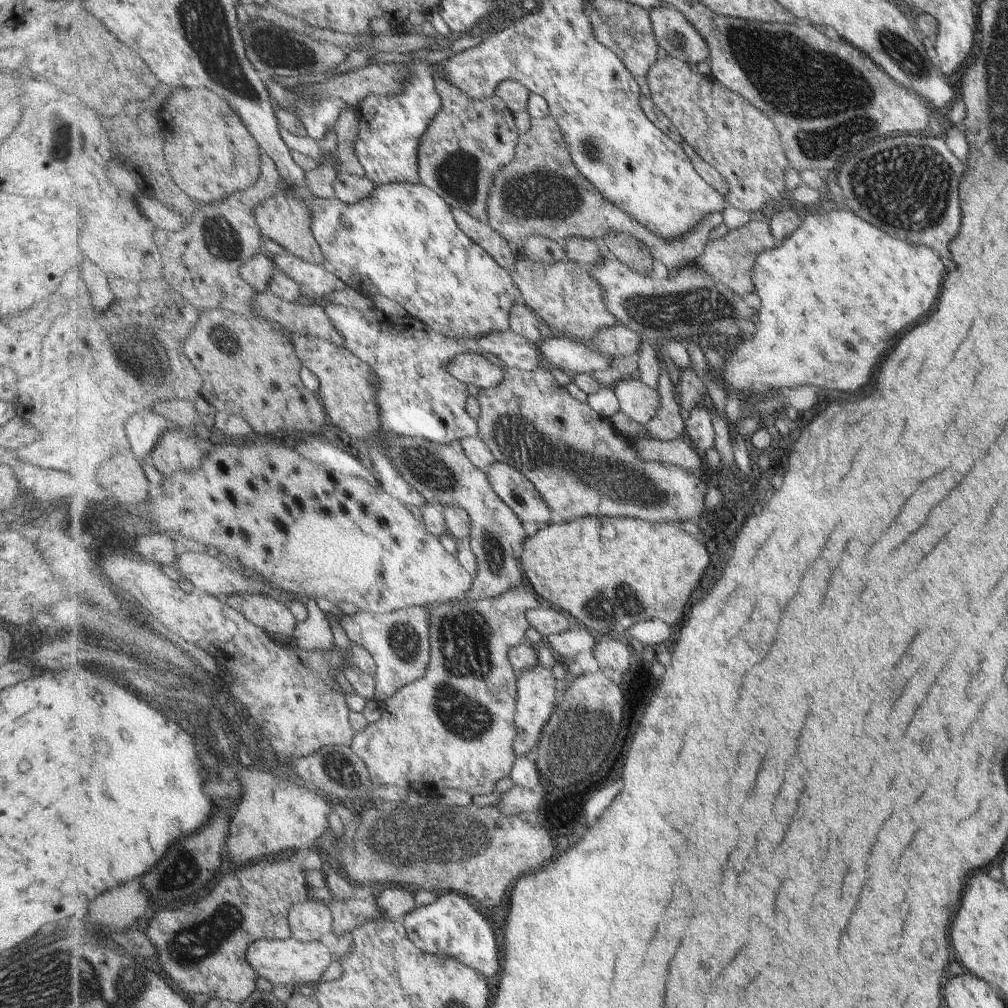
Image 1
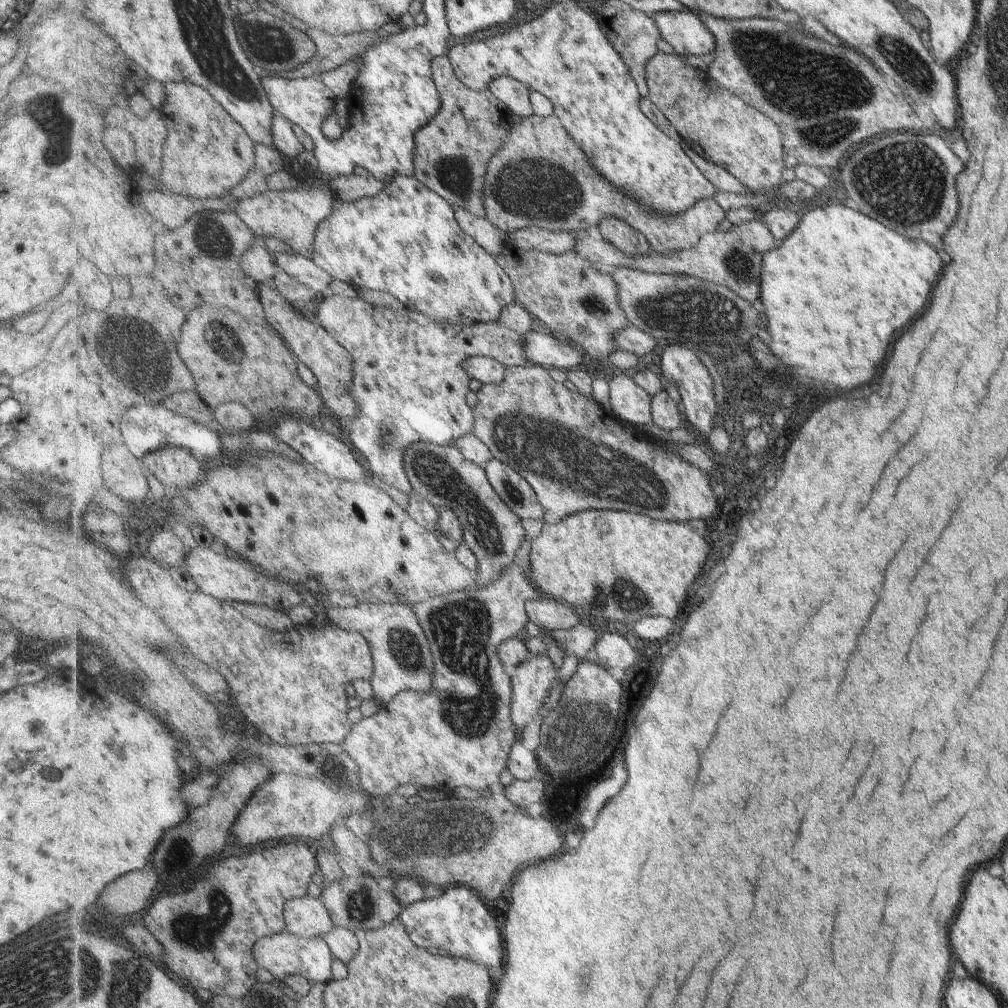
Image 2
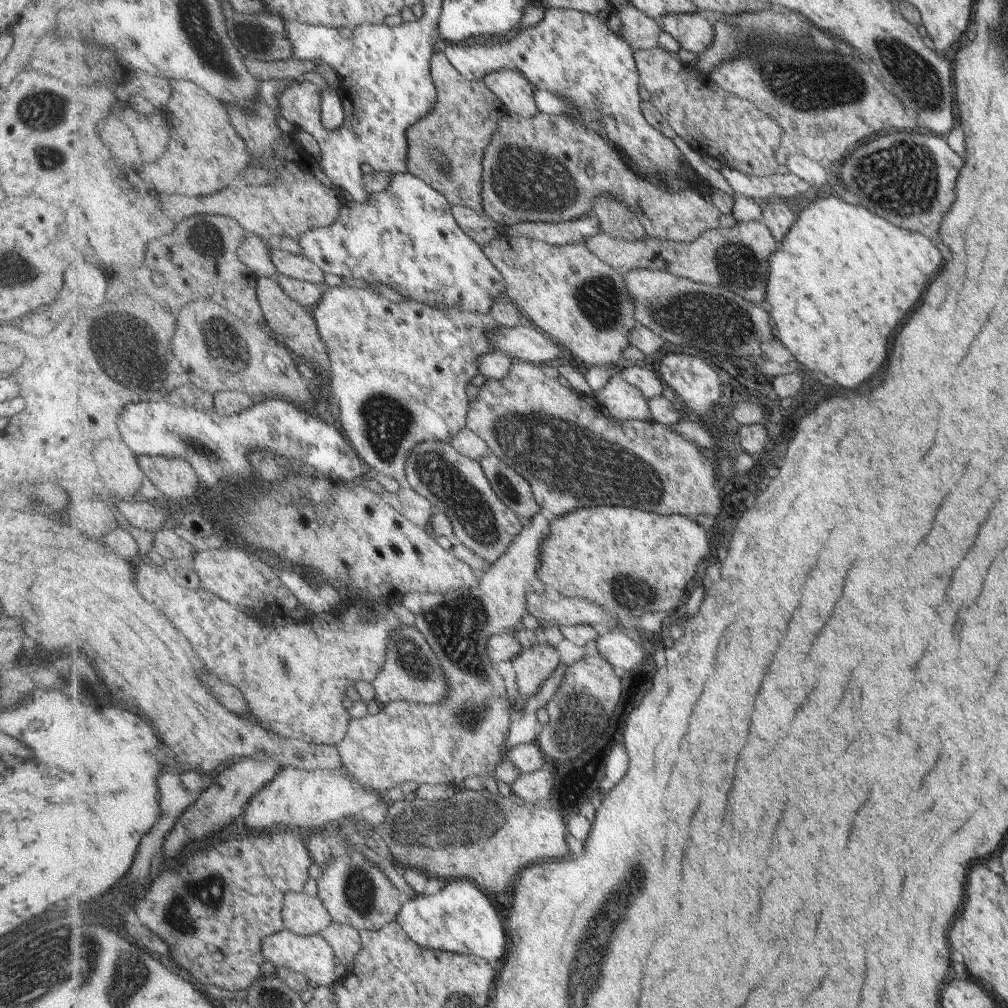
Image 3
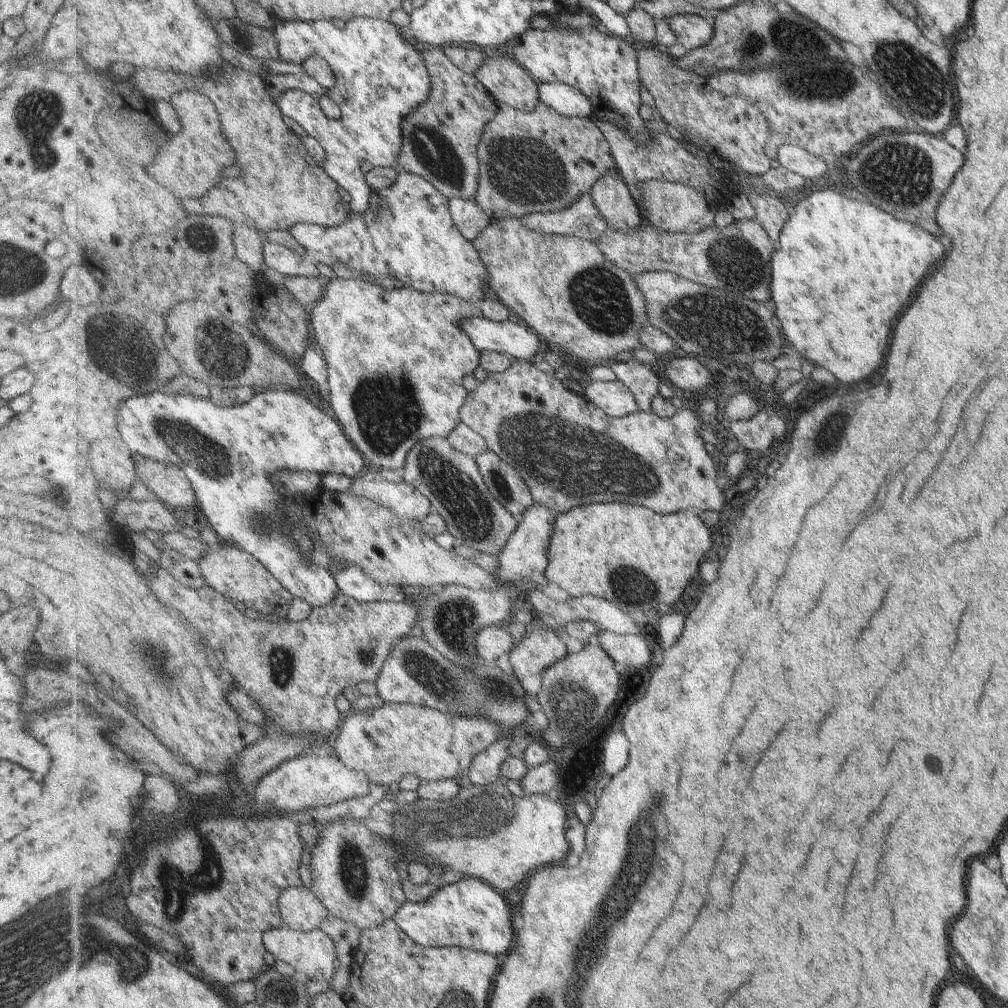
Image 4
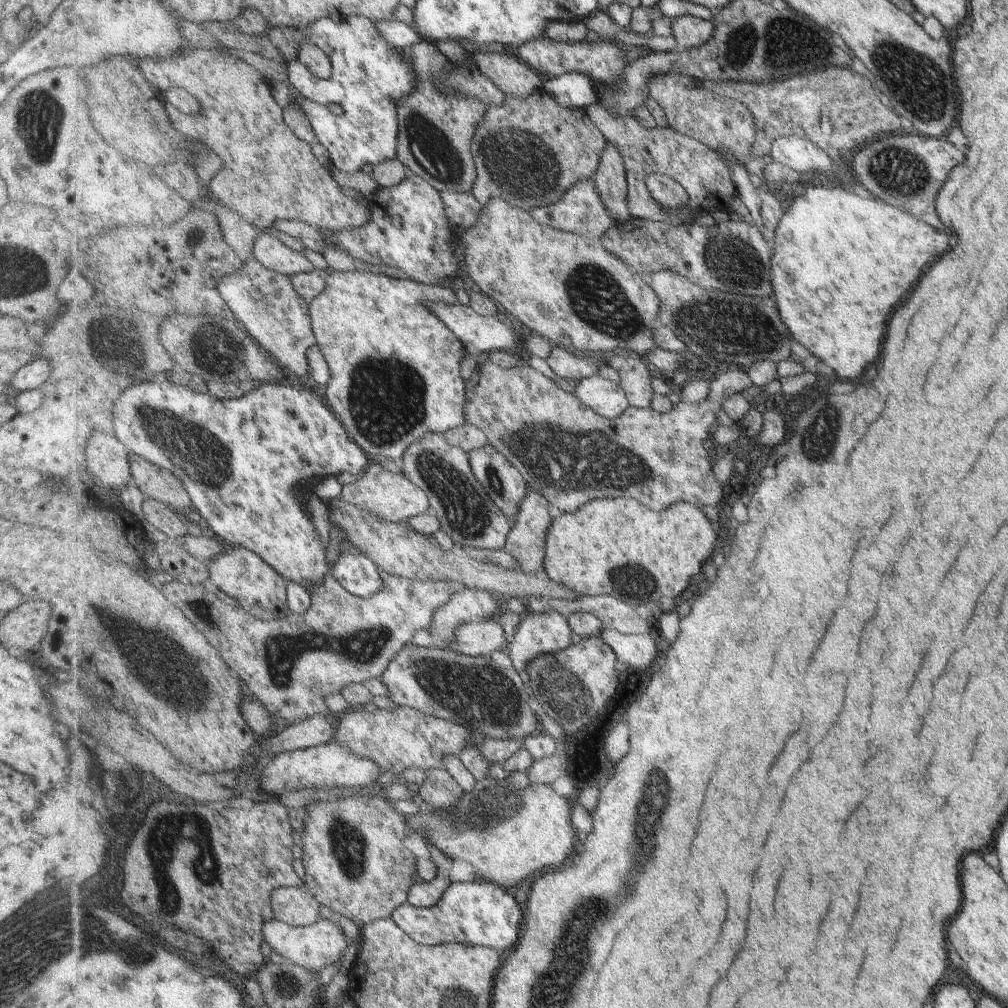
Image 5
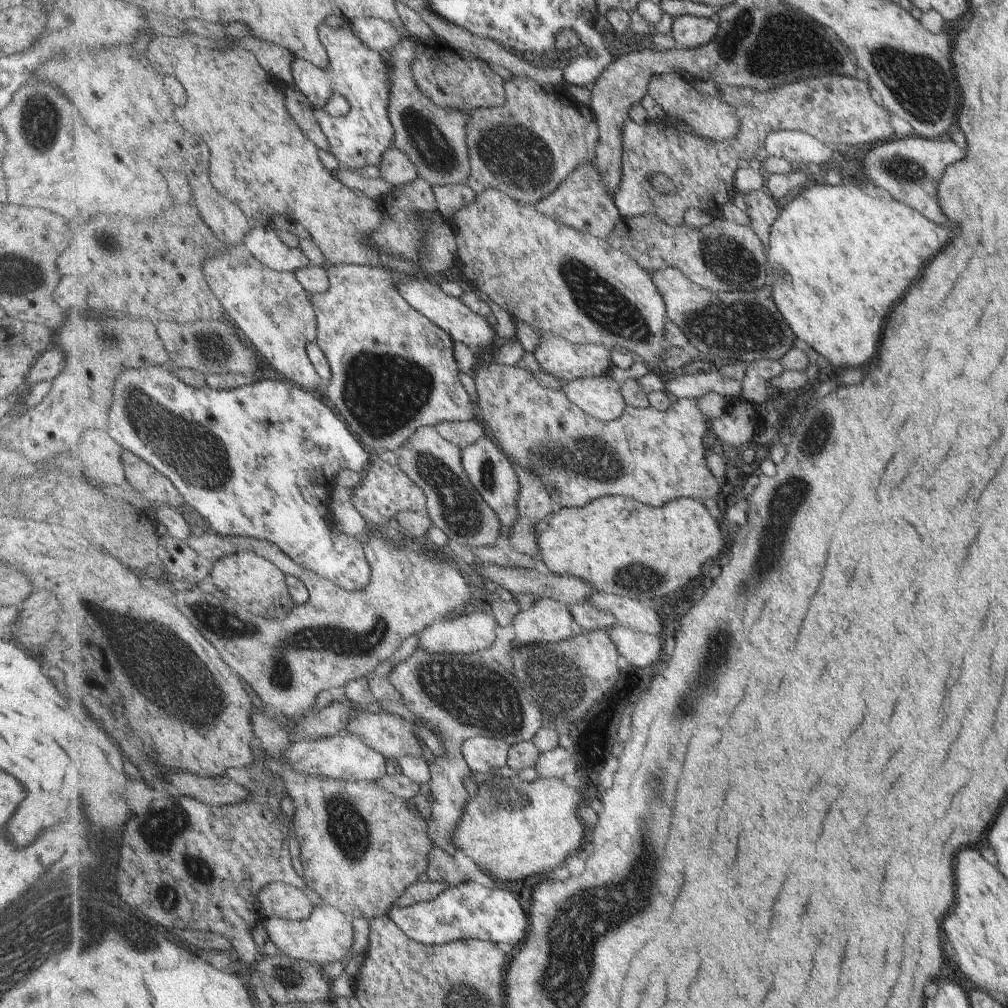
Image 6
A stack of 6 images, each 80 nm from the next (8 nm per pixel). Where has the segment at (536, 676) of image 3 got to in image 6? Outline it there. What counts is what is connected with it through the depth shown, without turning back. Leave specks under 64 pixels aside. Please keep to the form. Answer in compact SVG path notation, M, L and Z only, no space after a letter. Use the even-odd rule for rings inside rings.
M539 599L530 607L521 607L519 613L516 615L512 624L514 626L514 640L512 646L517 649L529 645L537 645L538 643L562 643L563 641L571 639L573 636L573 620L574 616L570 611L570 606L565 608L565 604L555 599Z

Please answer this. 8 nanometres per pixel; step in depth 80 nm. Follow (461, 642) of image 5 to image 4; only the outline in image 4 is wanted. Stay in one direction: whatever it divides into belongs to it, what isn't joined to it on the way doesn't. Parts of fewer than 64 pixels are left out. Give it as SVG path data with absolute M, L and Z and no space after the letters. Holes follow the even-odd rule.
M500 625L485 628L478 633L476 635L476 647L480 654L480 660L493 664L501 656L509 656L516 645L508 628Z

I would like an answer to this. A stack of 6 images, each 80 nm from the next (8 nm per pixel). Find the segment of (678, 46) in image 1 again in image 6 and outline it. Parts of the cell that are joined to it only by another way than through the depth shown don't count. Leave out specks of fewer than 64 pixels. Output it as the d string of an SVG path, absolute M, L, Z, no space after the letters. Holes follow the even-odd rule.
M683 16L675 20L673 34L680 48L695 49L714 41L721 32L718 18L704 18L701 16Z

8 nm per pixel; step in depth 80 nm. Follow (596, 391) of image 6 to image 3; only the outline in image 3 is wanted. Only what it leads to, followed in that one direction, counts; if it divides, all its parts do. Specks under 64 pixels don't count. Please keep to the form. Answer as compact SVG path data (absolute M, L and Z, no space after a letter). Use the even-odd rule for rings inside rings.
M616 372L601 392L595 392L596 399L607 408L608 413L619 420L653 419L650 402L634 386L625 382Z

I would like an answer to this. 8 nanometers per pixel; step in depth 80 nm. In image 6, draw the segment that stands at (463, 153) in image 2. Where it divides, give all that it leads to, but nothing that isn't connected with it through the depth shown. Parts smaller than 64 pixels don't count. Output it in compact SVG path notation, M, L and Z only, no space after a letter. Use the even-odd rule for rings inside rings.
M411 37L399 40L397 46L391 50L390 59L387 60L391 72L391 96L389 96L389 114L391 124L394 126L394 146L409 156L411 162L415 162L419 175L431 186L453 186L453 184L468 183L471 174L471 160L467 150L467 124L473 118L473 113L461 112L461 110L447 110L437 106L415 82L413 78L413 62L417 57L418 42Z

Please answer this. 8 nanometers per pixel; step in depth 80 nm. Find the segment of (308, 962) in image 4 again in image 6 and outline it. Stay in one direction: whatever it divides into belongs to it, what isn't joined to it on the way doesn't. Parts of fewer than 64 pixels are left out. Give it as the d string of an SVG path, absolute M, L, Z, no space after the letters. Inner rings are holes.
M321 903L315 906L311 916L304 921L290 921L273 917L265 919L264 926L269 939L282 953L296 961L310 962L314 965L325 966L329 962L346 962L353 948L353 926L351 919L341 910Z

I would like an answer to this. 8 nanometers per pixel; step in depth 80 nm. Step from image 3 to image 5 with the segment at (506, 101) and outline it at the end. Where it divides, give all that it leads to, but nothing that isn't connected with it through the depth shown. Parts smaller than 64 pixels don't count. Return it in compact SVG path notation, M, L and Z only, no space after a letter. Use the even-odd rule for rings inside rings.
M474 53L474 62L481 74L496 84L506 95L527 101L533 94L543 91L544 80L517 55L508 53Z

